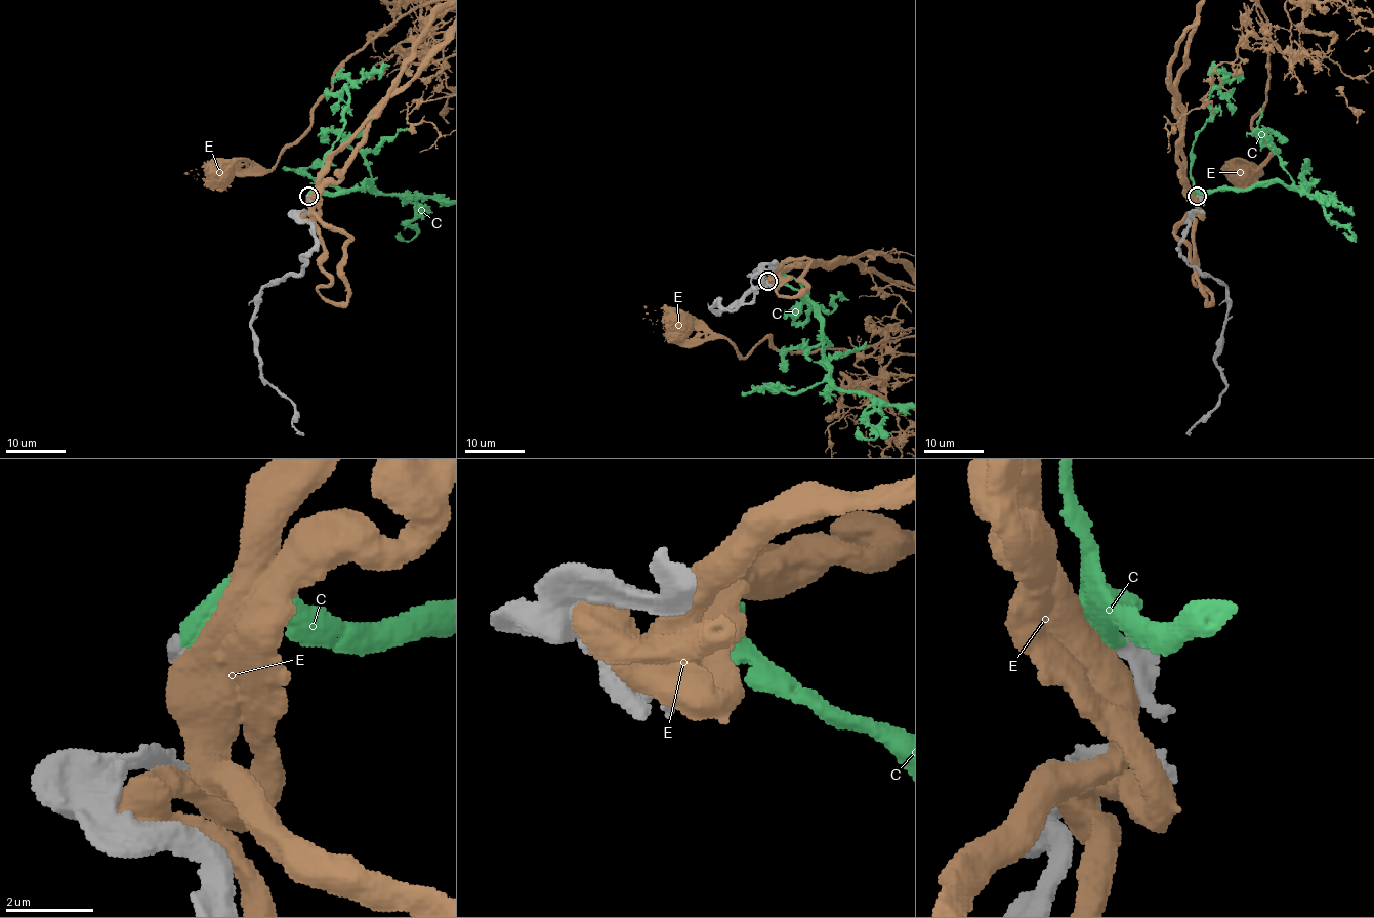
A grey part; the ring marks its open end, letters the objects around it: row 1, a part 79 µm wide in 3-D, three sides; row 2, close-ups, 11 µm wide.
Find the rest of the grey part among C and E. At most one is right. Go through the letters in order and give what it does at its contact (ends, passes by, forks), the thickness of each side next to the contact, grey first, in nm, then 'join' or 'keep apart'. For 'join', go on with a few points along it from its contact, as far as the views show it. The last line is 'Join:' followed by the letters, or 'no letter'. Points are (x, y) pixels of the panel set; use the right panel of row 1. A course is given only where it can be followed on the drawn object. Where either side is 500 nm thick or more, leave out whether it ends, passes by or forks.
C: 480/550 nm | join
E: 550/750 nm | keep apart
Join: C

